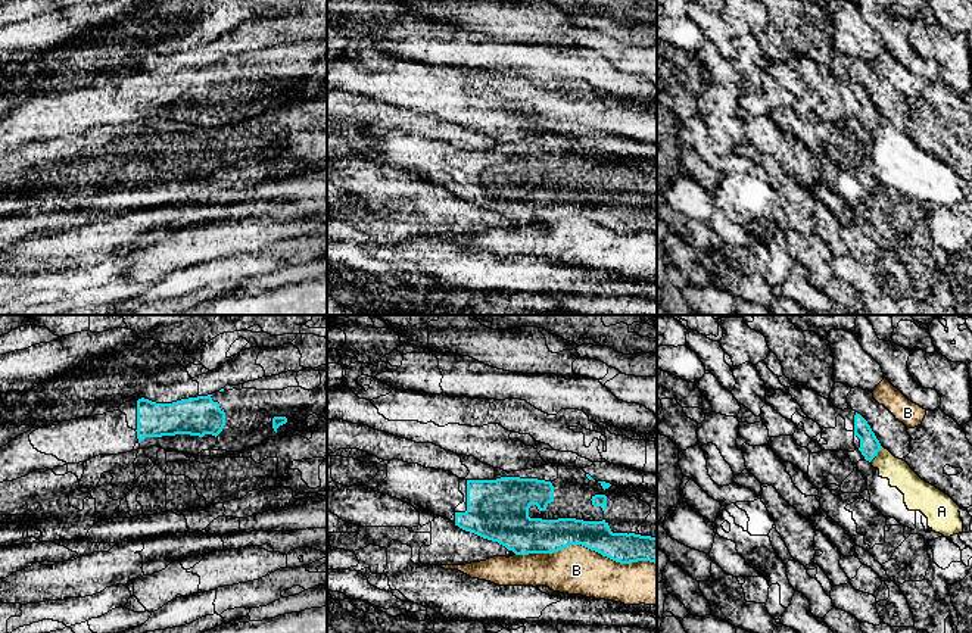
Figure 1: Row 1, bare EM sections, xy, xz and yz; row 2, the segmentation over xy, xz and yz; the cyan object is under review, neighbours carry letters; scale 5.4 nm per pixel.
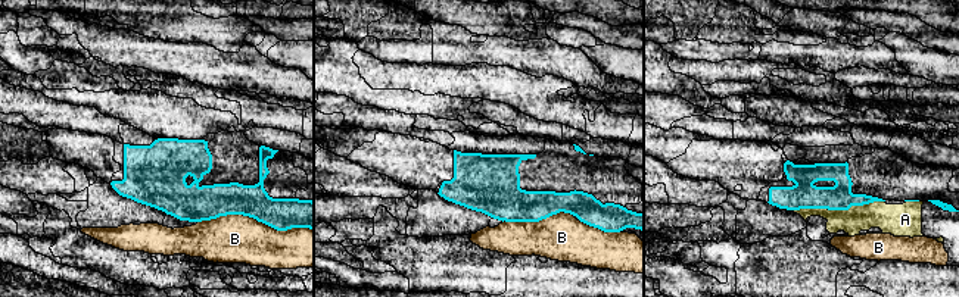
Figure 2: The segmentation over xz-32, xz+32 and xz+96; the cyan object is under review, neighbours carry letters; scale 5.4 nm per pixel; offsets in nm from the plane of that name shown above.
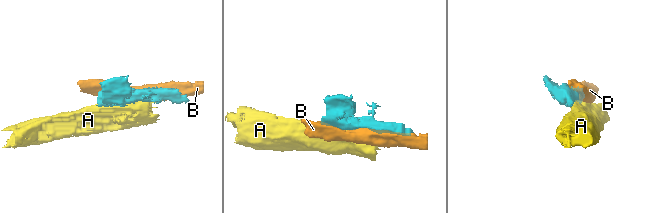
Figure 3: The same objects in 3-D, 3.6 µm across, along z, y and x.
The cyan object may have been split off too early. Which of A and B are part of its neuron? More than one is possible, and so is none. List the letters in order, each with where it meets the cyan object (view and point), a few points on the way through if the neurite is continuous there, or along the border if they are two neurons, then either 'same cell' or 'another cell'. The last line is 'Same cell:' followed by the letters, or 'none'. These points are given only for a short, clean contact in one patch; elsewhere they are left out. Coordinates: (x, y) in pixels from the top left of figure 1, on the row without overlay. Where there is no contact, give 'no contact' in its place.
A: yz (878, 121) | another cell
B: xz (586, 217) | another cell
Same cell: none

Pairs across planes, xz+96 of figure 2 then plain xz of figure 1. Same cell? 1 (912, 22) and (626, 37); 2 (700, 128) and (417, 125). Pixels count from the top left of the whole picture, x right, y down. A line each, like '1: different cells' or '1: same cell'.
1: same cell
2: same cell

